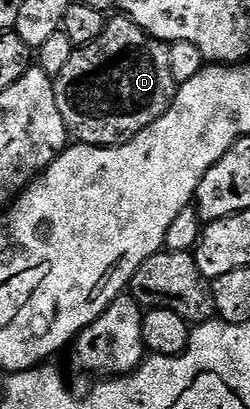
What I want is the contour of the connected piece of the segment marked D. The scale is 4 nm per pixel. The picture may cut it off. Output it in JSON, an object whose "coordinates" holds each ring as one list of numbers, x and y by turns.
{"coordinates":[[119,16,107,19,102,36,90,44,73,49,66,68,55,75,56,99,69,131,85,146,121,146,136,134,153,126,176,98,178,84,170,72,168,46,153,38,133,18]]}

